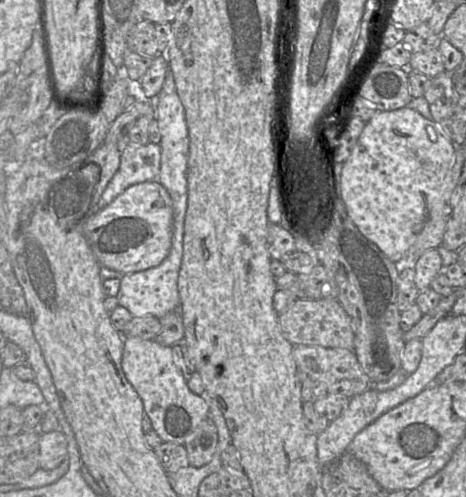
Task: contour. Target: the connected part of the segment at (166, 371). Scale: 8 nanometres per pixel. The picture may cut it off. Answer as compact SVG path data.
M124 337L121 366L127 380L140 396L145 415L157 435L165 442L183 446L191 441L209 417L209 406L188 388L187 378L177 367L171 347L157 340Z

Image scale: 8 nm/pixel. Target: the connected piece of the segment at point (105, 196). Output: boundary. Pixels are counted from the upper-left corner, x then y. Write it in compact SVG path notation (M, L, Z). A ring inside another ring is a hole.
M126 143L120 156L120 165L106 189L104 190L97 210L108 206L128 187L147 181L158 181L160 174L161 148L159 144Z

